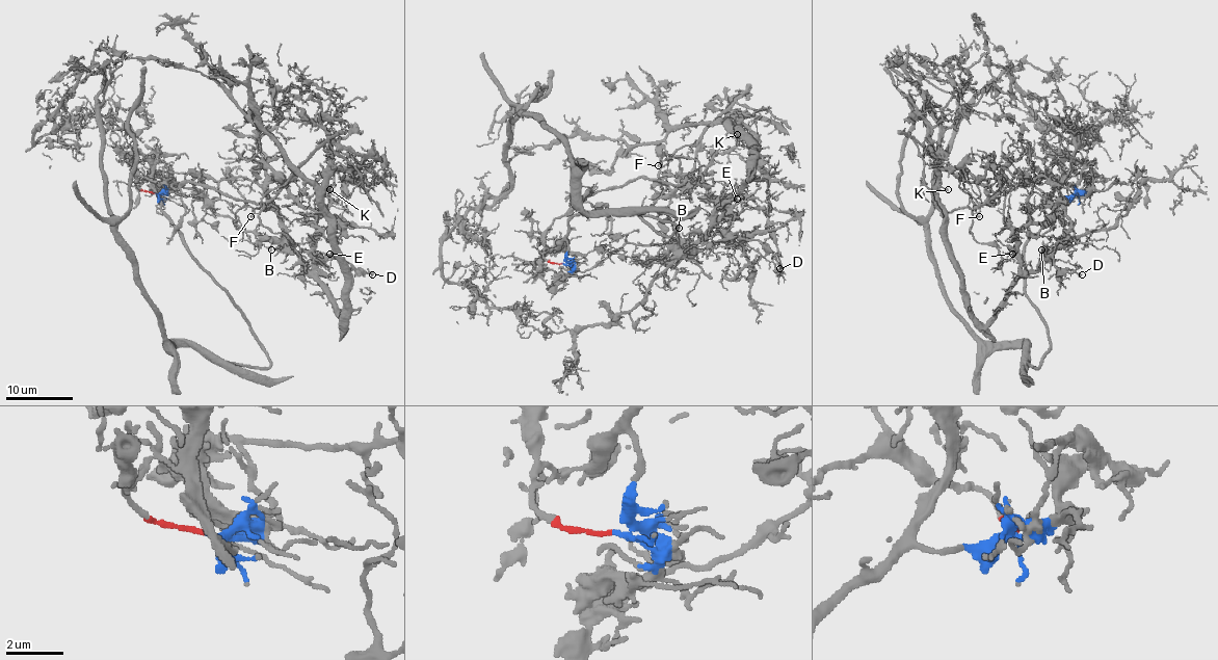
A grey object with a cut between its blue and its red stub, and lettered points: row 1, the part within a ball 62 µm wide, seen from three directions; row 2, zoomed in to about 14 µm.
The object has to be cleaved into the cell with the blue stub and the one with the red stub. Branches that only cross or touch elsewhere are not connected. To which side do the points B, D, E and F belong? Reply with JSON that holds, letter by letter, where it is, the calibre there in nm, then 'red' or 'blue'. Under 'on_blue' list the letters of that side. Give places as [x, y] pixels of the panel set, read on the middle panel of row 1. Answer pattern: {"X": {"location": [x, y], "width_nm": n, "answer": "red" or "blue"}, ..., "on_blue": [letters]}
{"B": {"location": [679, 228], "width_nm": 110, "answer": "blue"}, "D": {"location": [779, 268], "width_nm": 170, "answer": "blue"}, "E": {"location": [737, 199], "width_nm": 120, "answer": "blue"}, "F": {"location": [658, 165], "width_nm": 70, "answer": "red"}, "on_blue": ["B", "D", "E"]}

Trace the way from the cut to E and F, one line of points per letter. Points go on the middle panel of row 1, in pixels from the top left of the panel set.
E: (561, 264), (572, 264), (572, 272), (588, 270), (626, 244), (661, 244), (686, 256), (720, 207), (737, 199)
F: (561, 264), (543, 256), (556, 218), (640, 178), (680, 185), (696, 148), (681, 146), (658, 166)

